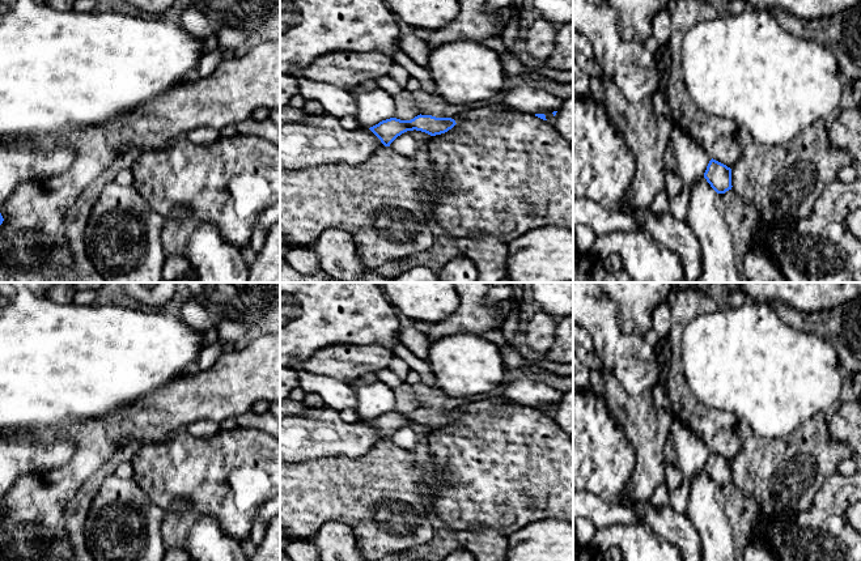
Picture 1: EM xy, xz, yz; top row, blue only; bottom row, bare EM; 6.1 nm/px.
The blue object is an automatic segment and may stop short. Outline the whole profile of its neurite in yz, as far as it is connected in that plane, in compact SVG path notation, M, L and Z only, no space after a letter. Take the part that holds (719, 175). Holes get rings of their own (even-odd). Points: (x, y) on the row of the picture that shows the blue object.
M713 158L707 166L704 178L717 194L725 194L733 187L731 169Z

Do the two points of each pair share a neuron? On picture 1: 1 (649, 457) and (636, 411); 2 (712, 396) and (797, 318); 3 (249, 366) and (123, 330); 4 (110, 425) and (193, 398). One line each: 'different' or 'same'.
1: same
2: different
3: different
4: same

